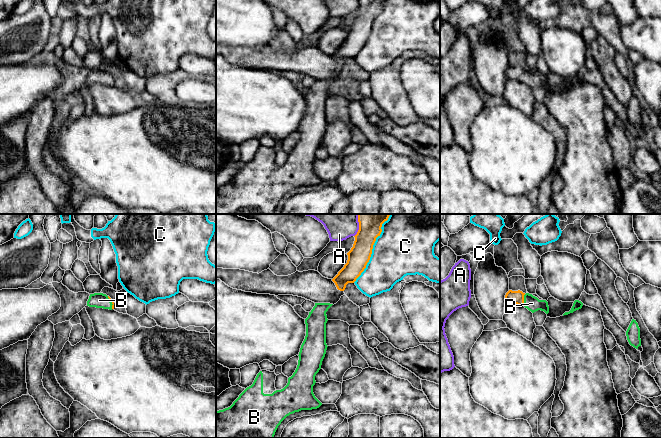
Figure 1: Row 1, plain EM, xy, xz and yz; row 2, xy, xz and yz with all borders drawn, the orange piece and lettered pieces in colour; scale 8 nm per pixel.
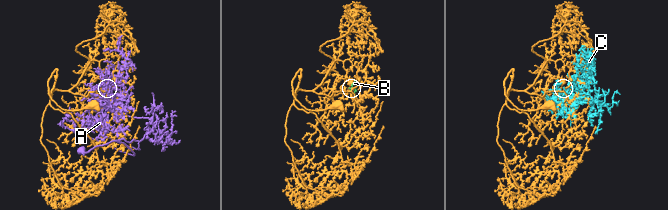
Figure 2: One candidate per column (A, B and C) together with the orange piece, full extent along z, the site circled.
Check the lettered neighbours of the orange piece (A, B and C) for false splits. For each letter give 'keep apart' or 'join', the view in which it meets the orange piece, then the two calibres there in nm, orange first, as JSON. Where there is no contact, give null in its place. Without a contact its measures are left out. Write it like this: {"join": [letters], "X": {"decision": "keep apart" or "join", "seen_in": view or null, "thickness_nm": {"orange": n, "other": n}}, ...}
{"join": ["B"], "A": {"decision": "keep apart", "seen_in": "xz", "thickness_nm": {"orange": 170, "other": 140}}, "B": {"decision": "join", "seen_in": "yz", "thickness_nm": {"orange": 110, "other": 120}}, "C": {"decision": "keep apart", "seen_in": "xz", "thickness_nm": {"orange": 170, "other": 420}}}

